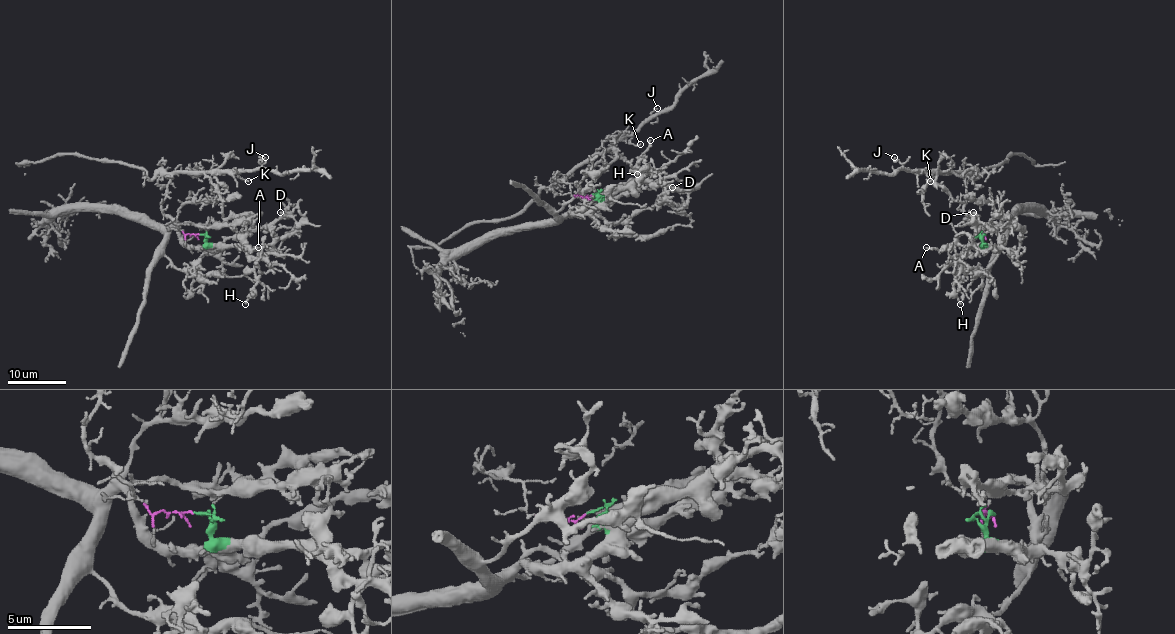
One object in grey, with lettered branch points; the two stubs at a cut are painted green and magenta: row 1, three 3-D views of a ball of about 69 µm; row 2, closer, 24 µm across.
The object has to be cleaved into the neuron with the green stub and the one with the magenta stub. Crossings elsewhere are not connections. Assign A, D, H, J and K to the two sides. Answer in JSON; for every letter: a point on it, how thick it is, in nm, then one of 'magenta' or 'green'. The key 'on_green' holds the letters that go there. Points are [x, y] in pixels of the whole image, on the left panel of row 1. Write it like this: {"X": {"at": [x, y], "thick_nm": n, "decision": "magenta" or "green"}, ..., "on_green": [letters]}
{"A": {"at": [258, 247], "thick_nm": 190, "decision": "green"}, "D": {"at": [280, 212], "thick_nm": 200, "decision": "green"}, "H": {"at": [245, 304], "thick_nm": 180, "decision": "green"}, "J": {"at": [265, 157], "thick_nm": 120, "decision": "magenta"}, "K": {"at": [248, 181], "thick_nm": 120, "decision": "magenta"}, "on_green": ["A", "D", "H"]}

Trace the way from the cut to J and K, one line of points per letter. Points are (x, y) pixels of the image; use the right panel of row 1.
J: (981, 234), (981, 230), (972, 227), (963, 212), (966, 195), (965, 179), (961, 173), (909, 171), (895, 157)
K: (981, 234), (981, 230), (972, 227), (963, 212), (966, 195), (965, 179), (961, 173), (927, 170), (930, 182)

